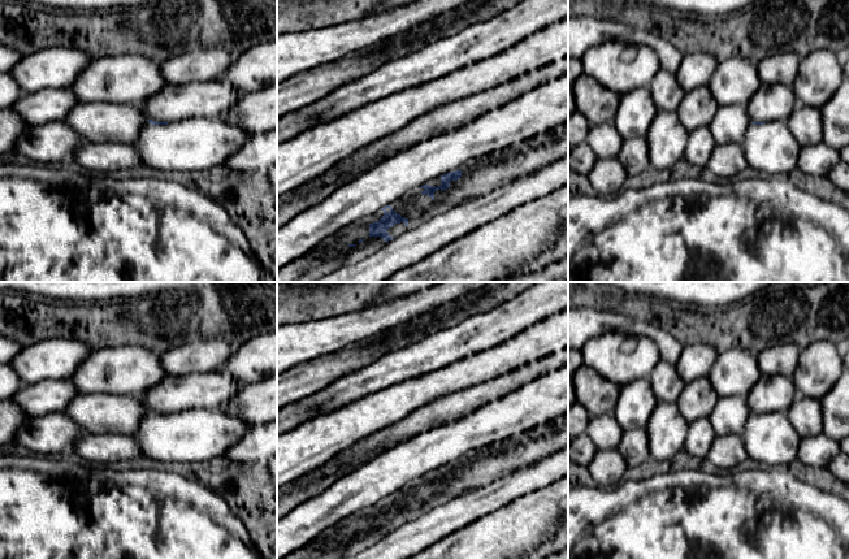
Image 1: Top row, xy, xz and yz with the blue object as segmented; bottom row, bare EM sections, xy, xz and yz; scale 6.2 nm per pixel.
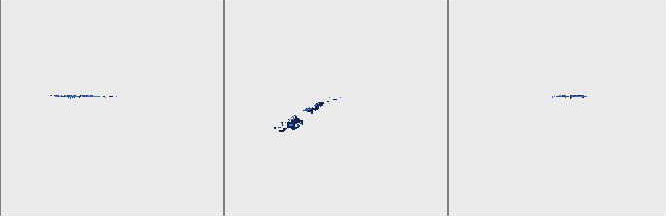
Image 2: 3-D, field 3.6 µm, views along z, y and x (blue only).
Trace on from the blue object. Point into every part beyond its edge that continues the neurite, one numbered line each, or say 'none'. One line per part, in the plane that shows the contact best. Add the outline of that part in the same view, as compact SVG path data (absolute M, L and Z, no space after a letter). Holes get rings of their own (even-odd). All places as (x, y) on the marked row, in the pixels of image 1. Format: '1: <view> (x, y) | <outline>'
1: xz (337, 243) | M378 211L376 214L359 220L351 225L347 225L338 233L325 238L320 247L325 248L330 255L346 255L352 254L354 248L350 248L350 244L358 243L360 239L369 237L369 225L378 222L384 216L384 211Z

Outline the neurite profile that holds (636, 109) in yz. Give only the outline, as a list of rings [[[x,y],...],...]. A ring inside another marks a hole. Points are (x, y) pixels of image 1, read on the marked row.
[[[647,87],[620,96],[614,125],[623,139],[645,136],[657,109]]]

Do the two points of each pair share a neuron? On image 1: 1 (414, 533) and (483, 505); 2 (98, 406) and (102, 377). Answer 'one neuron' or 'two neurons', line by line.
1: one neuron
2: two neurons

